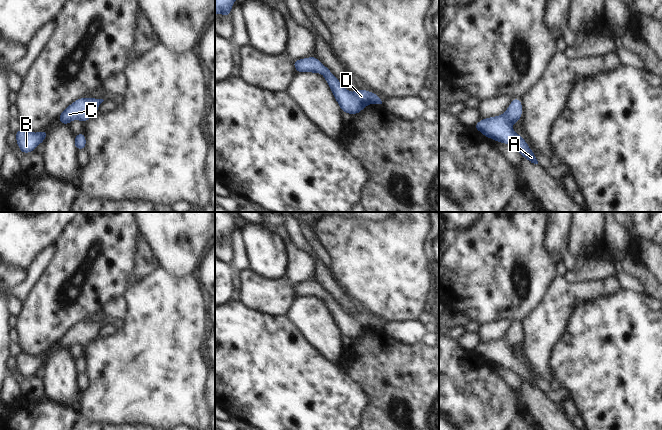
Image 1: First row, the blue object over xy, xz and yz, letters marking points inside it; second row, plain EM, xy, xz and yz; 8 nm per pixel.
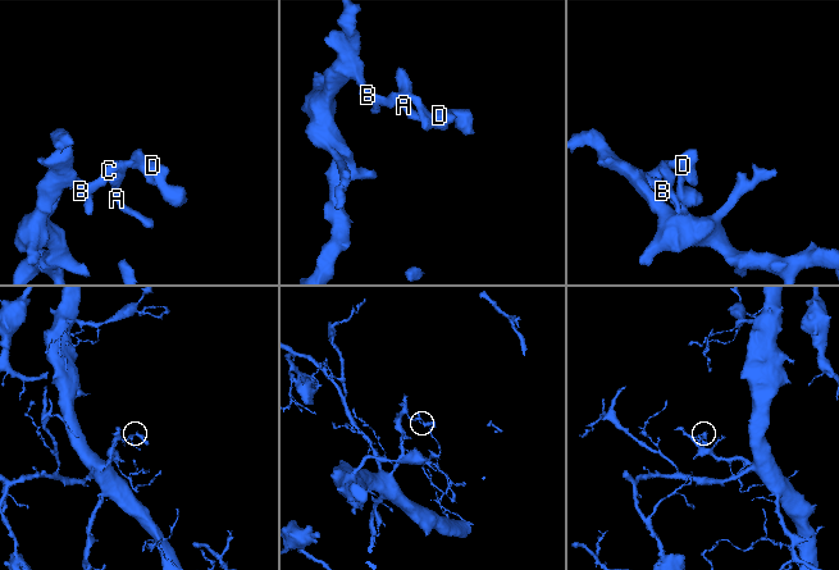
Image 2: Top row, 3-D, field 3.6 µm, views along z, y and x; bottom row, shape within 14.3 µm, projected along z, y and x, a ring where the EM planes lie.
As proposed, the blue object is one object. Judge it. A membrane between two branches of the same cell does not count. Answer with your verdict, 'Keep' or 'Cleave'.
Keep.

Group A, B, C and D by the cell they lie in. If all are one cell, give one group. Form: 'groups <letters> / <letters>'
groups A B C D

